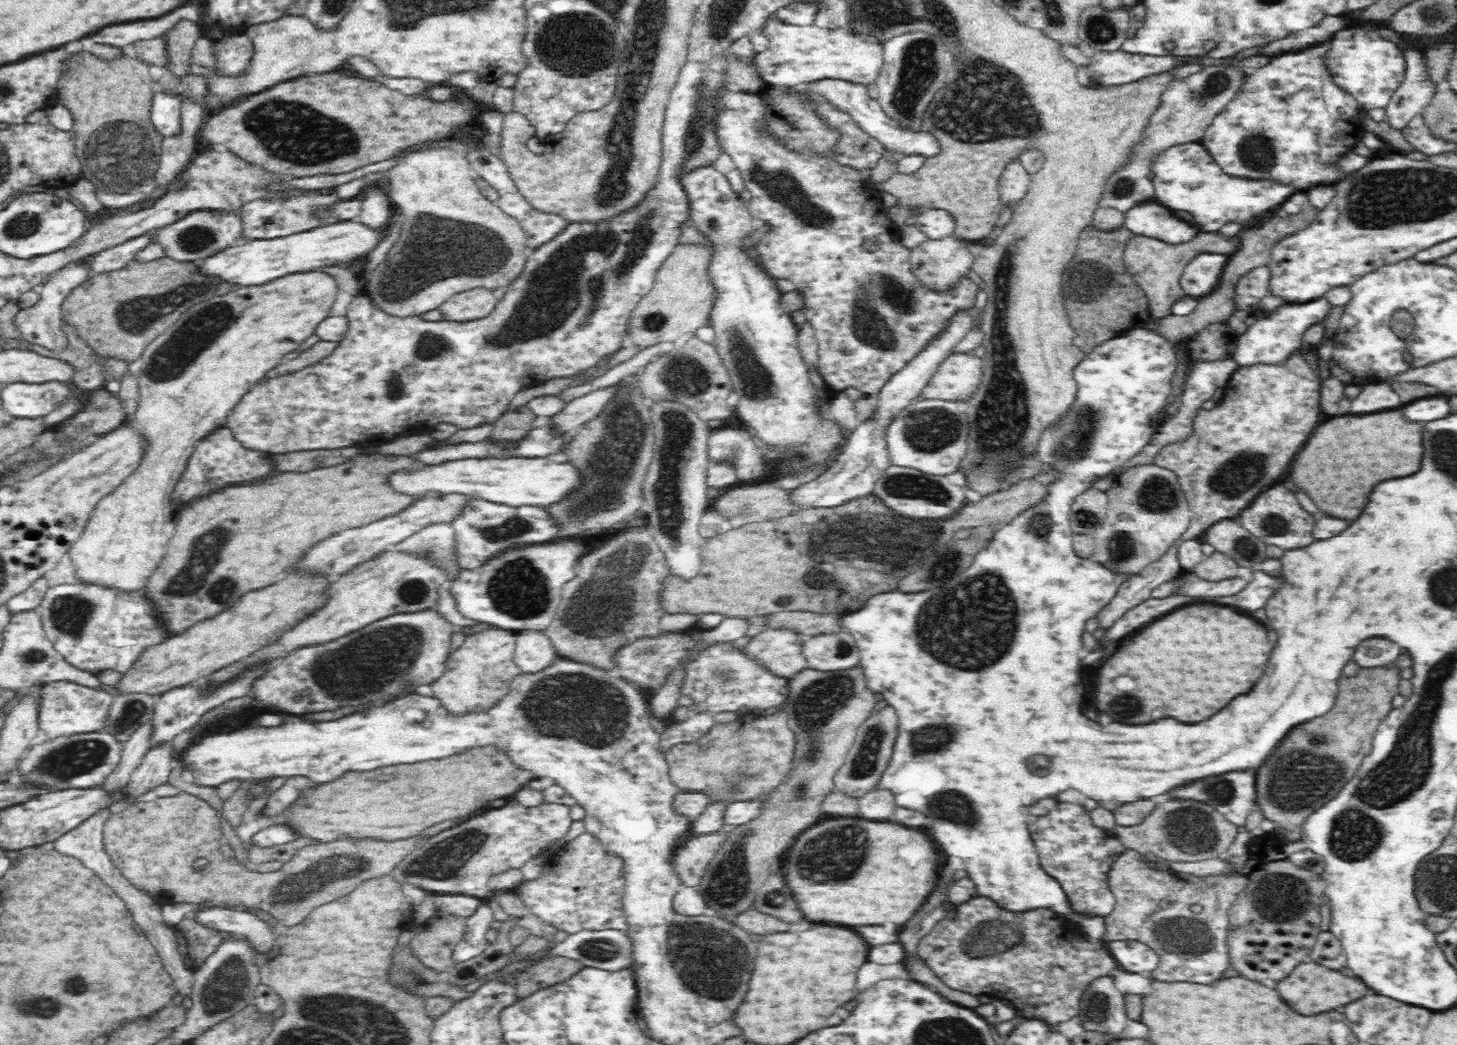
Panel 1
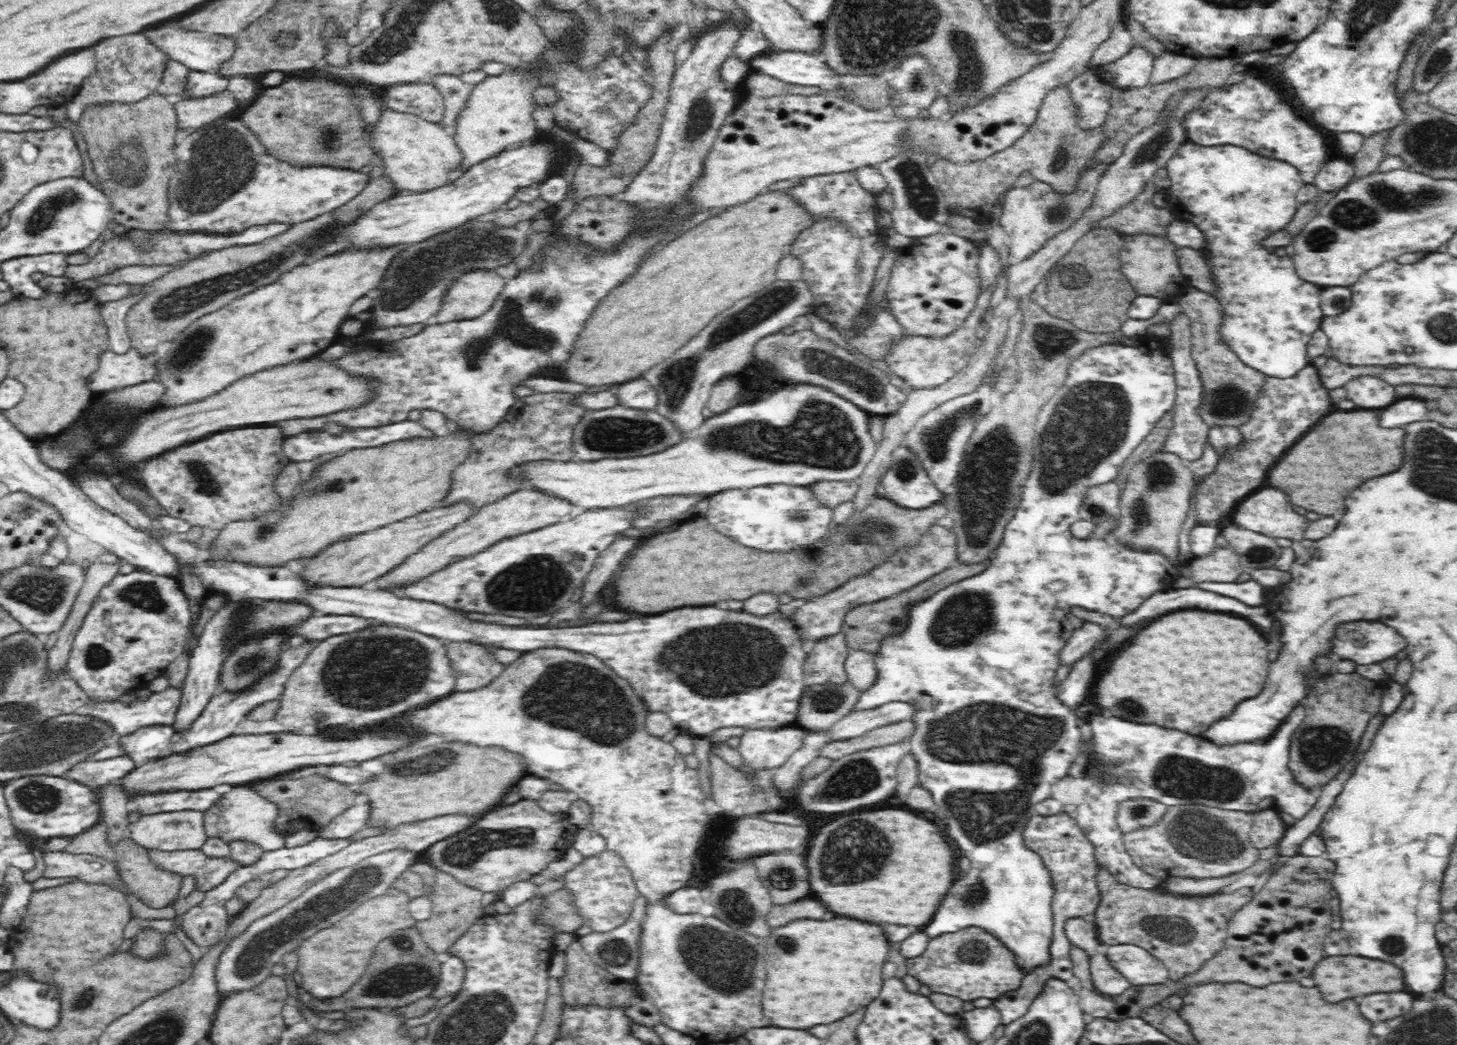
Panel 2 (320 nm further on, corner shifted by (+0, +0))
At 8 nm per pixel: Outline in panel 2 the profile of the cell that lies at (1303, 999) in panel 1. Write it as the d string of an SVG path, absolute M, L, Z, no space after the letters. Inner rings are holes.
M1354 954L1324 957L1314 965L1310 975L1316 988L1320 990L1322 998L1332 1004L1346 1000L1346 998L1356 998L1356 996L1376 994L1376 992L1398 992L1404 988L1398 968L1378 962L1378 960L1362 960L1360 956Z

